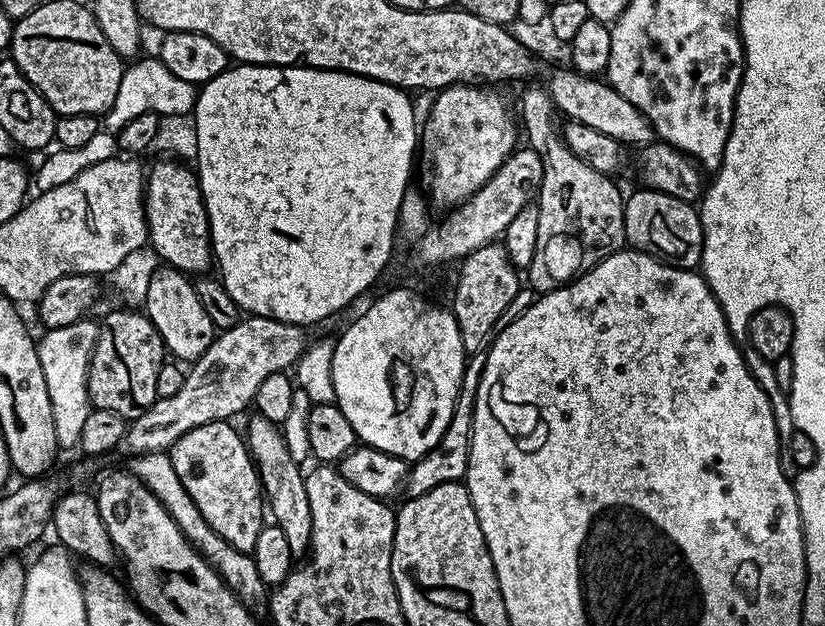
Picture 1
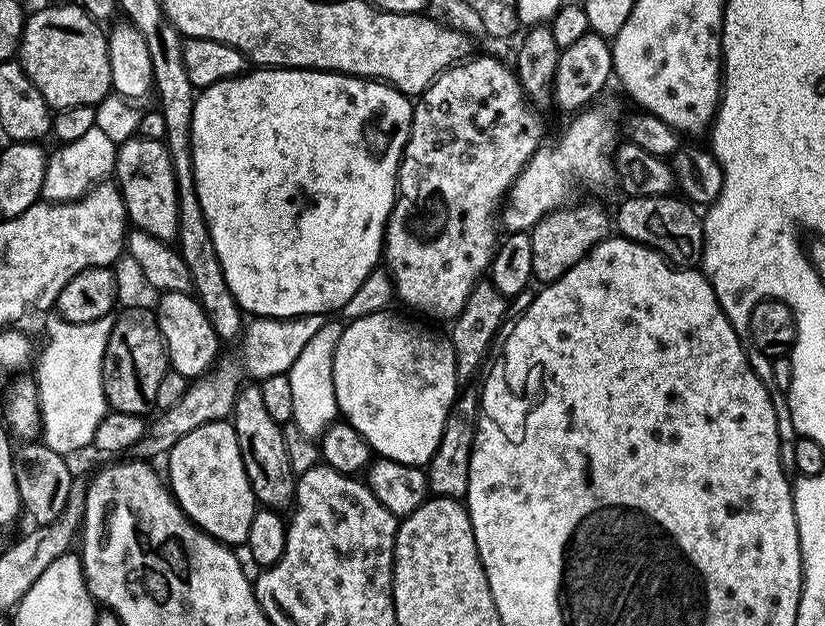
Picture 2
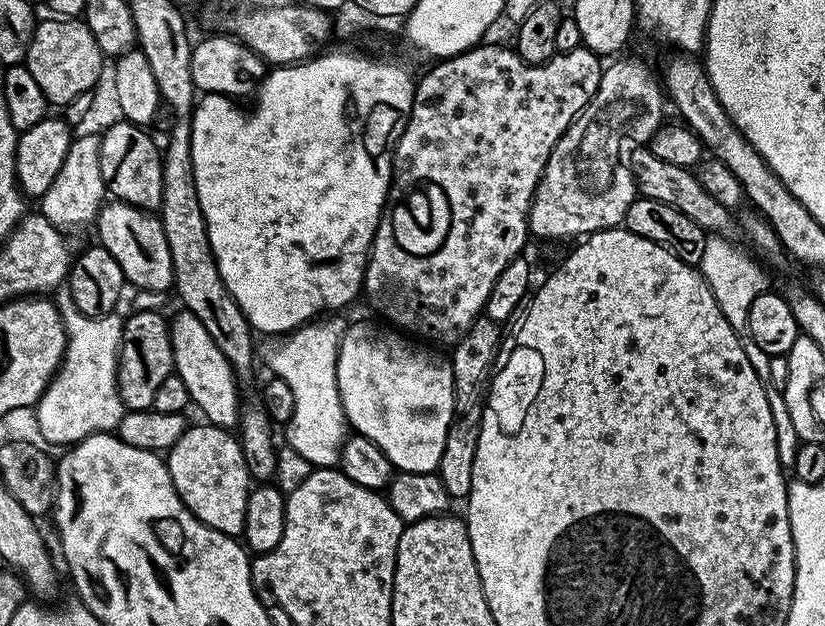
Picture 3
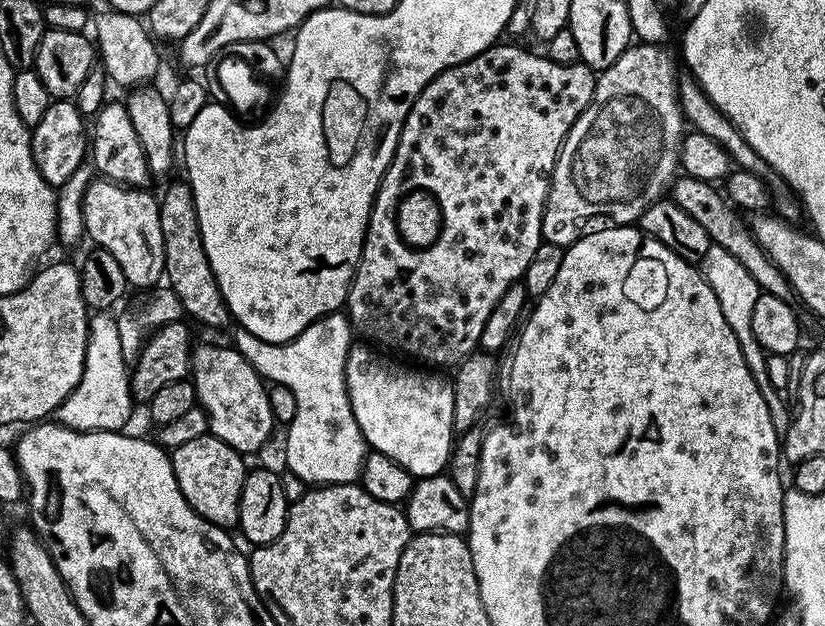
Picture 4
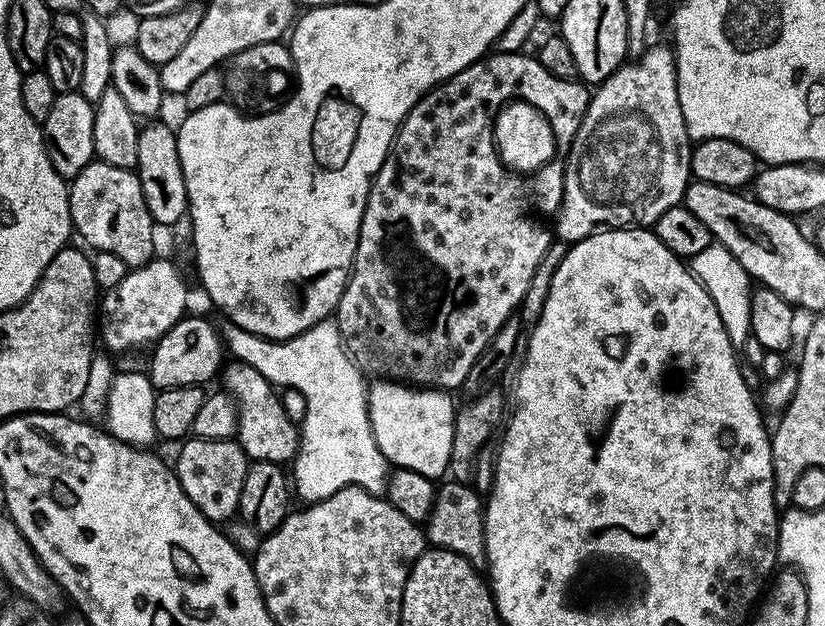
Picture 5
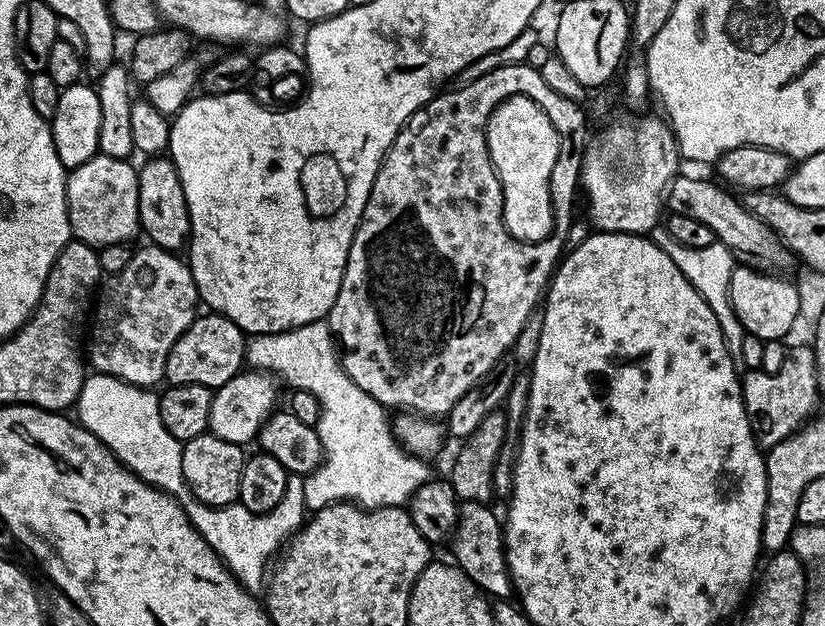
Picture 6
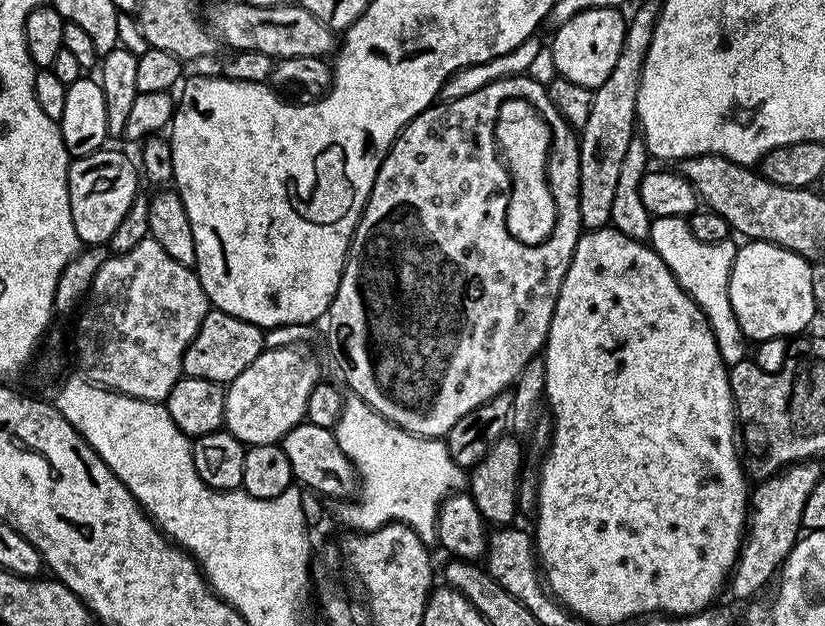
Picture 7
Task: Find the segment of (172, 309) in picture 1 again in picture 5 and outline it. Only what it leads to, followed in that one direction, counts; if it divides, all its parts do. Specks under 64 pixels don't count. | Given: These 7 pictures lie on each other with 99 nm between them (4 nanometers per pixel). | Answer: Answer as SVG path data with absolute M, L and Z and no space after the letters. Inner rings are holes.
M233 359L222 369L223 391L232 397L236 404L236 434L240 449L247 454L249 461L265 460L271 464L287 465L295 460L300 448L300 429L297 421L288 417L274 386L254 366Z

